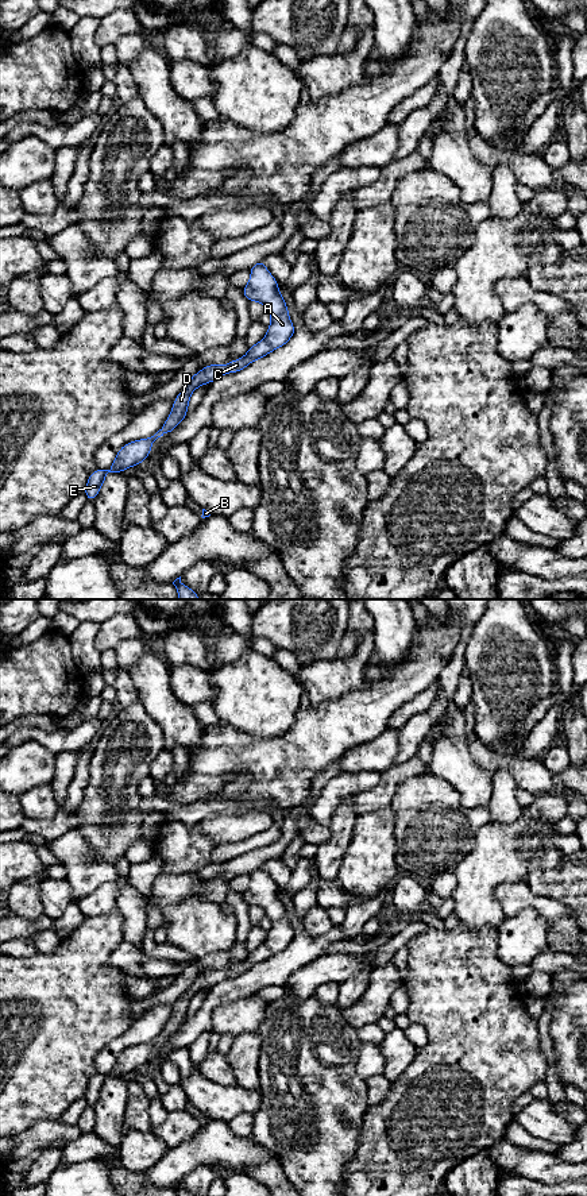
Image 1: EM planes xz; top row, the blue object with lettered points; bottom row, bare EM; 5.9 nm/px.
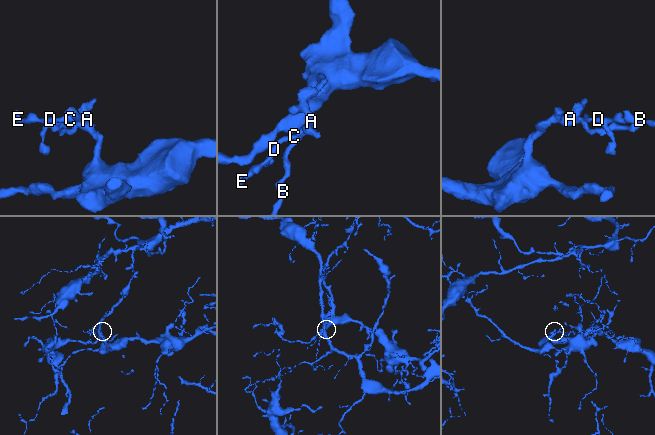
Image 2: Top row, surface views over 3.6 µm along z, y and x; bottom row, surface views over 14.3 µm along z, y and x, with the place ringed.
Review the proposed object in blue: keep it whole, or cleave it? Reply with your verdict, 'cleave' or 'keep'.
cleave

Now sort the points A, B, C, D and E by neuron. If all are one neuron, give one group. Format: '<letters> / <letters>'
A / B C D E

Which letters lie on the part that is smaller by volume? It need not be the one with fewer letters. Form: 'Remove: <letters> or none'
Remove: B, C, D, E

